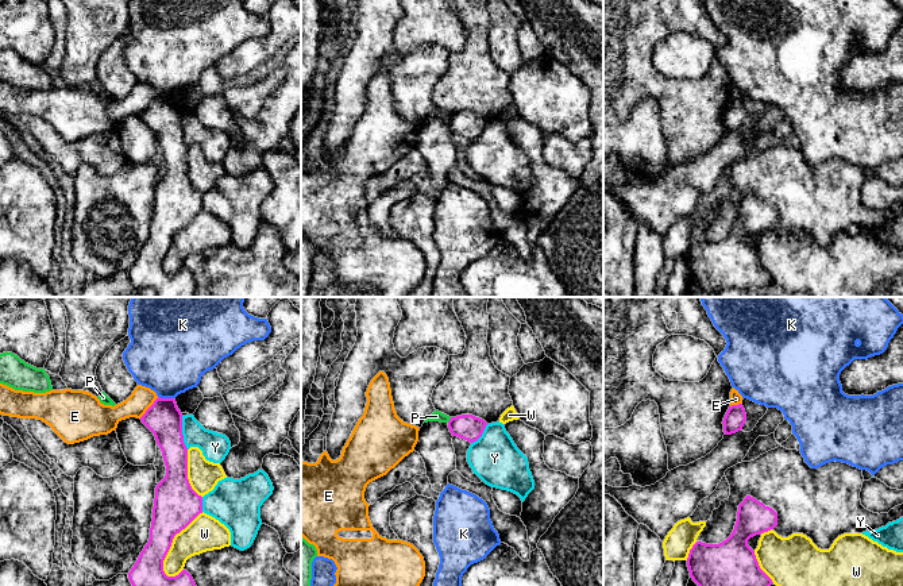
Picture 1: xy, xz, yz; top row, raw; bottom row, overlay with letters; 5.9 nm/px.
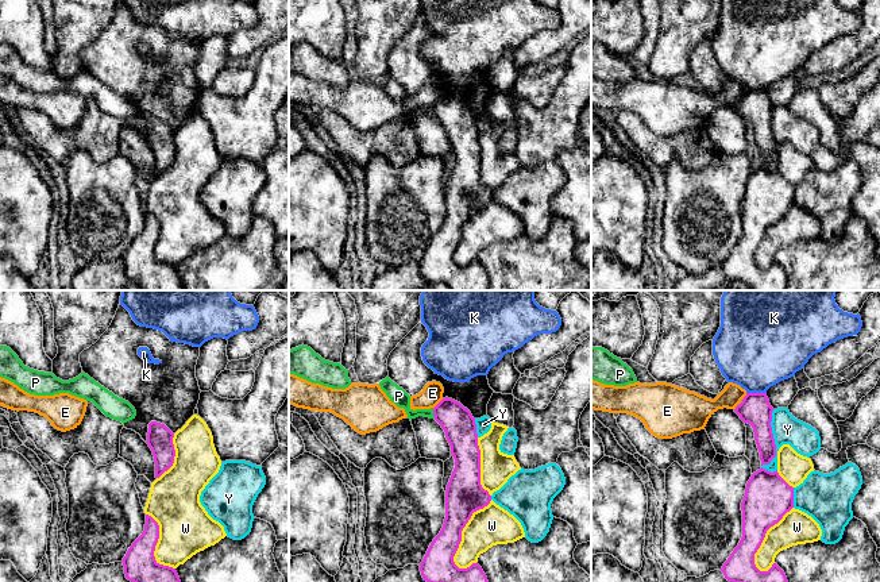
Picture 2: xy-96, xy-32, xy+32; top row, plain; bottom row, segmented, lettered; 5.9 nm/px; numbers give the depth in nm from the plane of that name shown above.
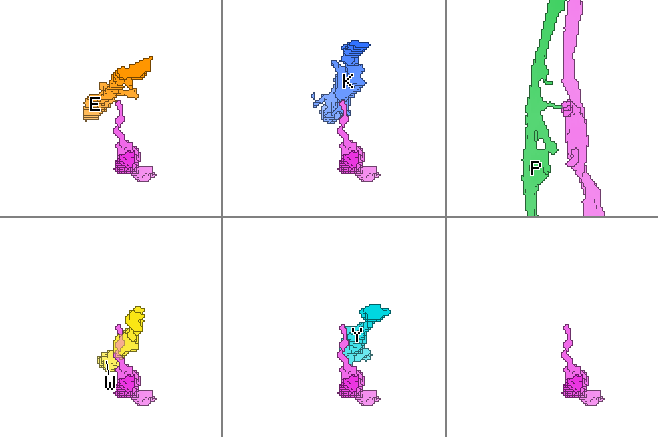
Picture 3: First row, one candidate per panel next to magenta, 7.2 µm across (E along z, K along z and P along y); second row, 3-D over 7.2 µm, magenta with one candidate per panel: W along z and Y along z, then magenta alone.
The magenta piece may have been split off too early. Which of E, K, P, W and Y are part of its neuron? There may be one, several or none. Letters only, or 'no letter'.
no letter

